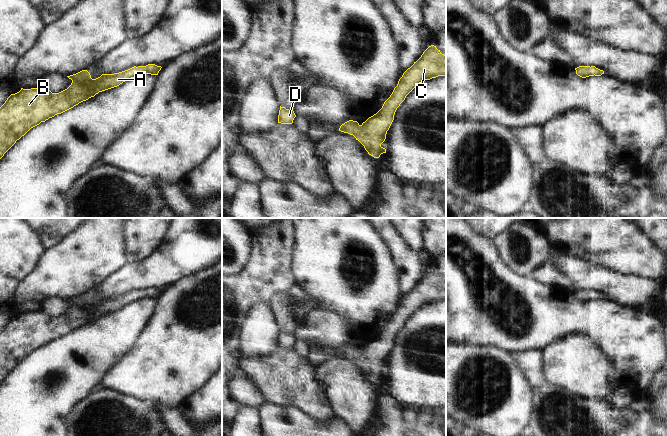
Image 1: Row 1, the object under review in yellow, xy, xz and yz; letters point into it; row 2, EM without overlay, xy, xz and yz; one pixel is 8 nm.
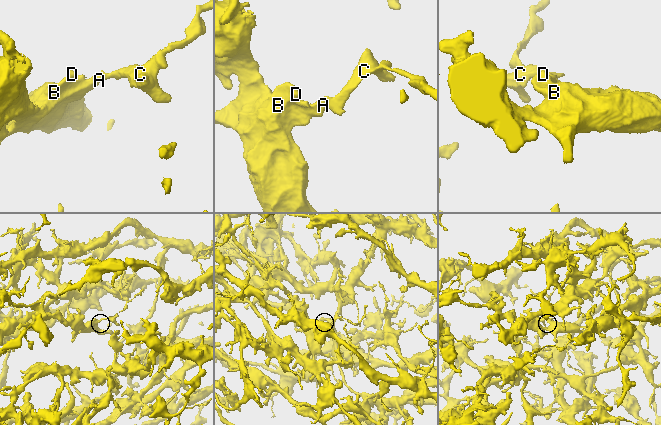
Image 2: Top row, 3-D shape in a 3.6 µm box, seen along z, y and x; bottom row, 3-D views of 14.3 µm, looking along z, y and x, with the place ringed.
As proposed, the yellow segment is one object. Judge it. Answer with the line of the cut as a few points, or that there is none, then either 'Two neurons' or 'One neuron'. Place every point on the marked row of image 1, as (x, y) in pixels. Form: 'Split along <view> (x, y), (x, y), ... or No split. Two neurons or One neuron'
No split. One neuron.

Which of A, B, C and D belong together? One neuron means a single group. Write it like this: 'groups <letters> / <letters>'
groups A B C D

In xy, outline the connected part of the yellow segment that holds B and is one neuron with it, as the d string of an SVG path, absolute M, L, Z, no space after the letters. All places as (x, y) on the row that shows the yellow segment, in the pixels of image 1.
M155 64L134 66L119 73L102 74L96 79L92 79L87 70L82 70L67 76L72 83L59 93L52 93L43 85L31 89L21 88L0 107L0 159L17 140L41 122L131 78L143 74L158 75L161 68Z

